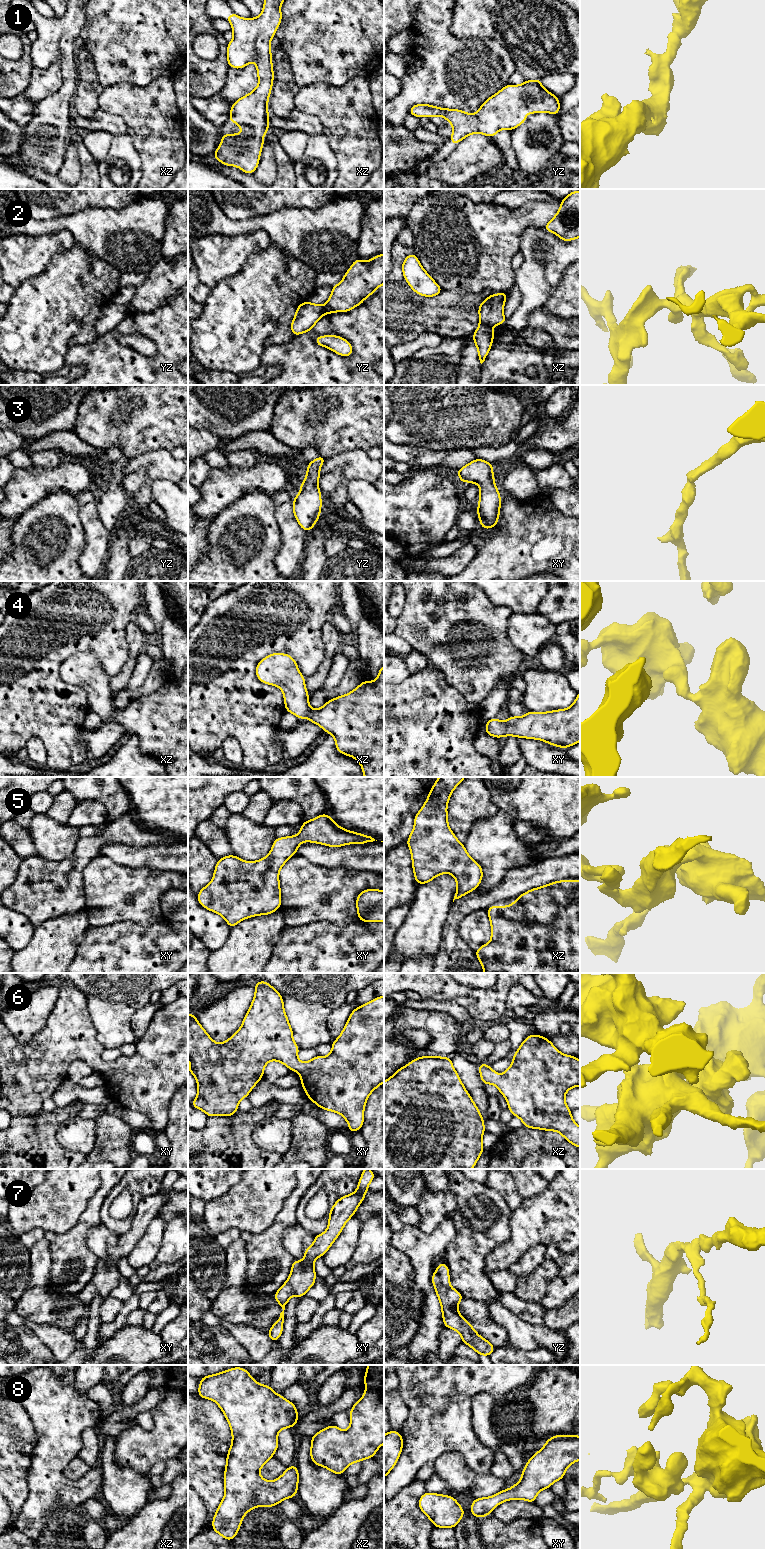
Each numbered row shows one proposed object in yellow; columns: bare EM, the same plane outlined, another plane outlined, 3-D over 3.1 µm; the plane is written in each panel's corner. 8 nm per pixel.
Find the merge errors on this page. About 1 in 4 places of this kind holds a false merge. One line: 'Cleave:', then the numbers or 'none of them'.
Cleave: 2

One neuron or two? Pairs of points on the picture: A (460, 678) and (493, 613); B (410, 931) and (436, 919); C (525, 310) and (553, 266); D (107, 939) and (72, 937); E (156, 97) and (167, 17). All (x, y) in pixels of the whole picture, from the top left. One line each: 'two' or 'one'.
A: one
B: one
C: one
D: two
E: two

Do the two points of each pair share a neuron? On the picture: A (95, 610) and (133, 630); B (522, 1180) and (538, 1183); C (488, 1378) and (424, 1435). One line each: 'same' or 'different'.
A: different
B: same
C: same

